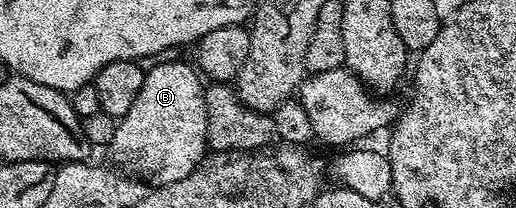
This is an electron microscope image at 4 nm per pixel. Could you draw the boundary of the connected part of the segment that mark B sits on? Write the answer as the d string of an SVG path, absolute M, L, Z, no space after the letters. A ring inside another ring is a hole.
M177 60L161 62L144 73L141 91L129 113L120 117L109 145L116 169L149 182L152 187L181 181L209 150L205 88L198 71L188 64Z

